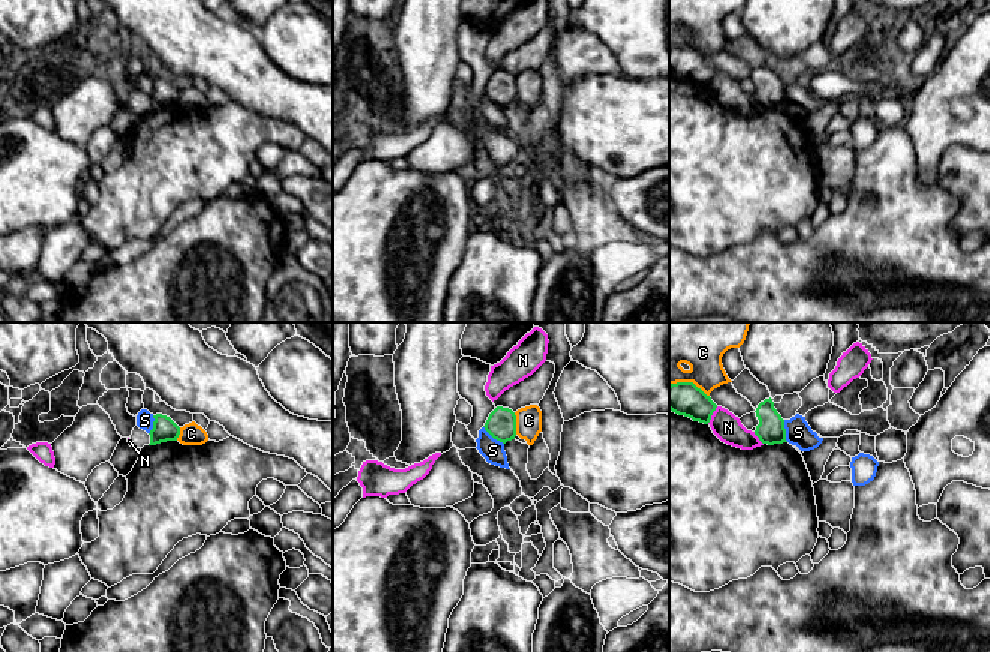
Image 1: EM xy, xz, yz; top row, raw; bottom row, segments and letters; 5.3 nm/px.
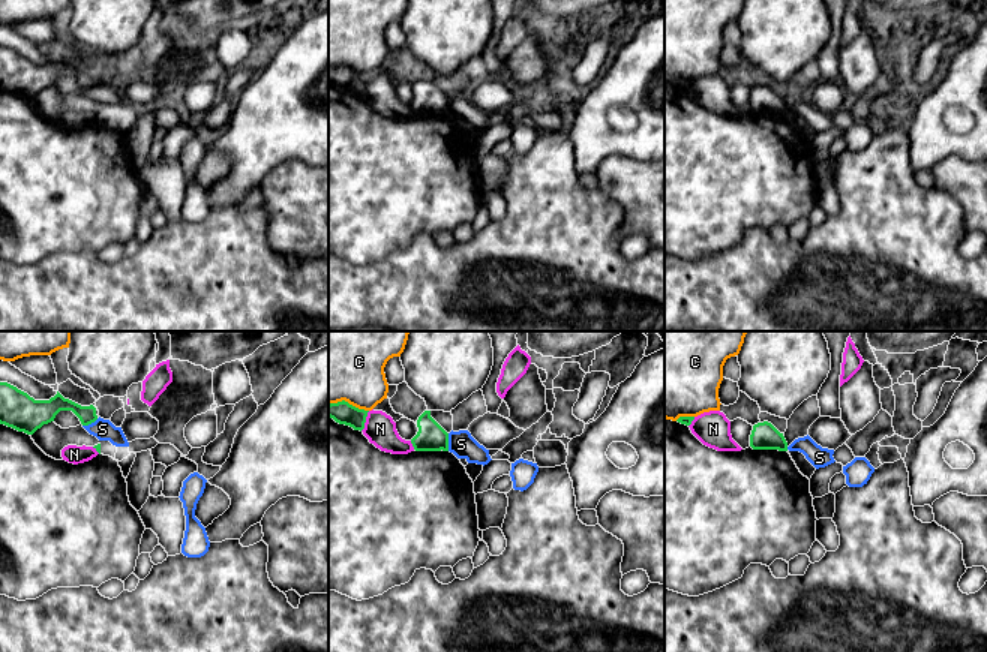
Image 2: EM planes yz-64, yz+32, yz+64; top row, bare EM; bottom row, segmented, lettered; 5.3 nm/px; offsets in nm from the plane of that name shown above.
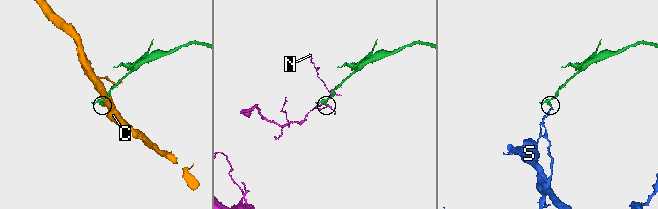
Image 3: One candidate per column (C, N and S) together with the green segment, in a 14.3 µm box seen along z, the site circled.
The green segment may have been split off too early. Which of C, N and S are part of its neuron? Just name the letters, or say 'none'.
none

